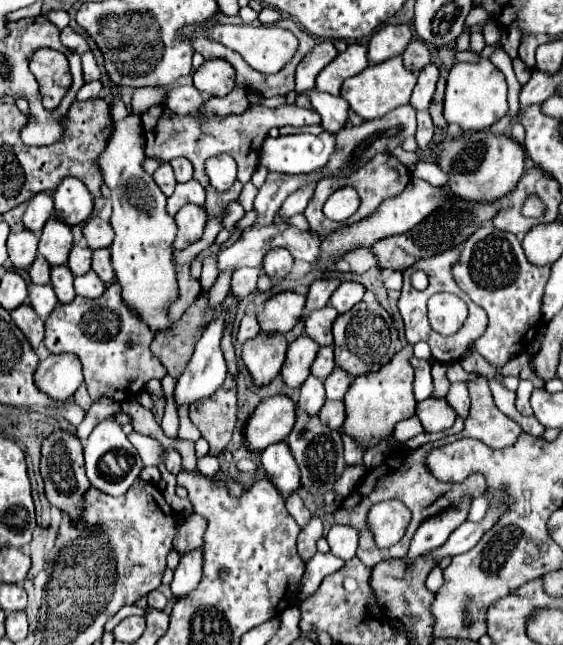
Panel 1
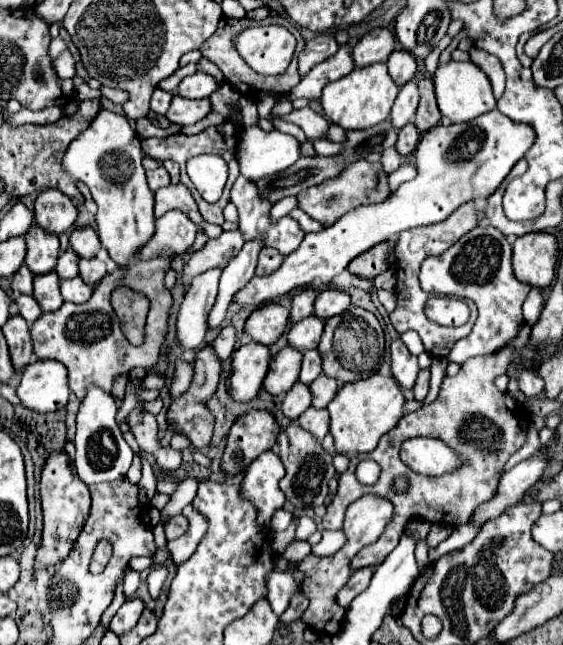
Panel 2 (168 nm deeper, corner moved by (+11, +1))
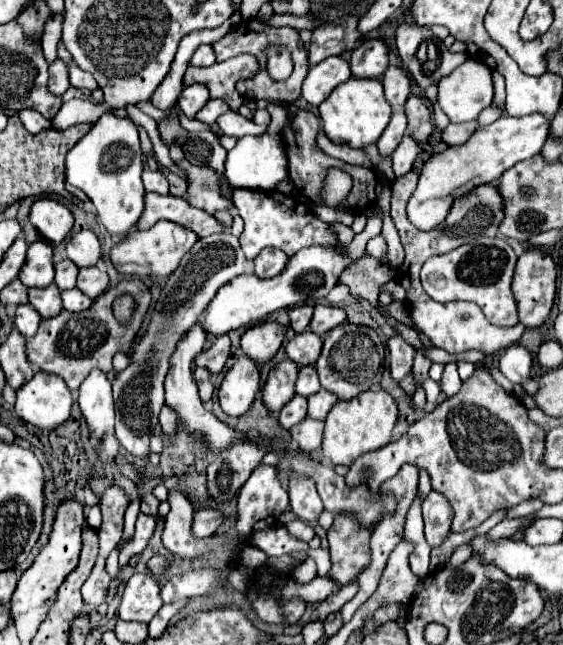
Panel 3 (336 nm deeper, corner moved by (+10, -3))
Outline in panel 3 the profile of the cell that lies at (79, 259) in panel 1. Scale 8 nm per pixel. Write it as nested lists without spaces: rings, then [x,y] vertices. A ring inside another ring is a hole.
[[[64,259],[56,265],[56,279],[54,283],[58,285],[58,289],[74,289],[76,287],[76,275],[78,275],[78,267],[70,261]]]

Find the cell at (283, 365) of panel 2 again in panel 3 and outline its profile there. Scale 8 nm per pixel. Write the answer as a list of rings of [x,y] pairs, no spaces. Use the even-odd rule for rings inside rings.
[[[280,361],[276,363],[266,379],[264,385],[264,405],[270,411],[280,411],[286,401],[290,401],[290,397],[294,397],[294,383],[298,377],[298,365],[294,365],[294,361]]]

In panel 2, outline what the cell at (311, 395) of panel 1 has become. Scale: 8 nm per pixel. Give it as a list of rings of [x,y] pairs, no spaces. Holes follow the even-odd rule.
[[[295,383],[293,385],[293,389],[285,395],[285,399],[283,399],[283,413],[285,413],[285,417],[287,419],[297,419],[303,411],[307,411],[311,407],[311,391],[309,391],[309,387],[307,385],[303,385],[303,383]]]

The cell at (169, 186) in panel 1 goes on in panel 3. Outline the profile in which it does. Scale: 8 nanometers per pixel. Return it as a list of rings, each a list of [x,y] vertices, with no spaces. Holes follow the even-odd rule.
[[[144,169],[142,181],[144,181],[146,191],[156,191],[156,193],[162,193],[162,195],[168,193],[168,181],[166,181],[166,175],[162,171]]]

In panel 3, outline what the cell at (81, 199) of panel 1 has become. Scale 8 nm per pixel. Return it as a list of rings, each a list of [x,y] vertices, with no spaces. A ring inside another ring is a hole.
[[[44,197],[32,205],[30,223],[40,231],[46,241],[58,245],[72,231],[74,217],[62,203]]]

